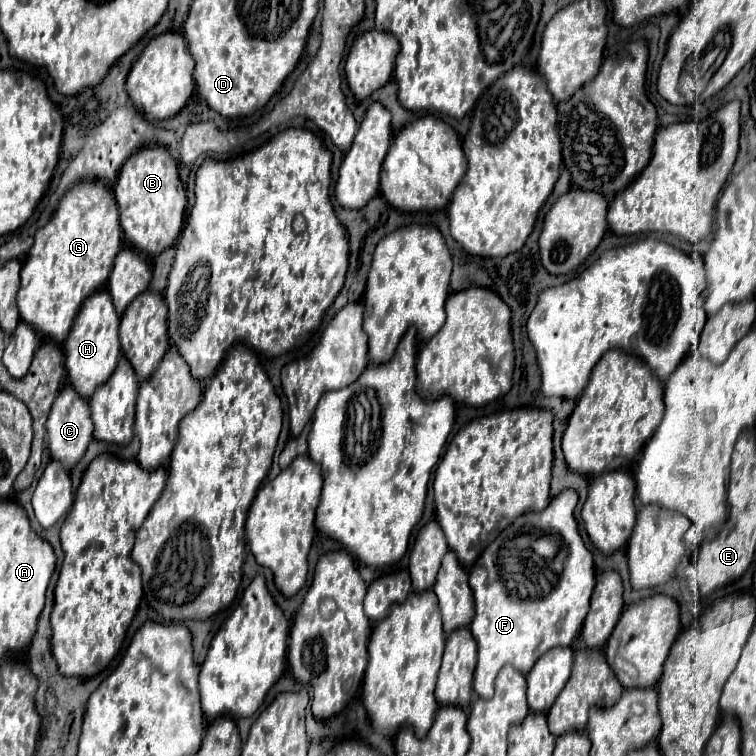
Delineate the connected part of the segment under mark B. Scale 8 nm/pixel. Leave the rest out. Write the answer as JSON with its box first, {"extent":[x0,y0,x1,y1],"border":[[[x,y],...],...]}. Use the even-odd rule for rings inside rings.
{"extent":[113,148,187,256],"border":[[[141,148],[133,154],[133,158],[121,168],[113,192],[119,206],[121,228],[137,250],[157,256],[177,240],[185,222],[187,198],[179,180],[179,166],[167,148]]]}

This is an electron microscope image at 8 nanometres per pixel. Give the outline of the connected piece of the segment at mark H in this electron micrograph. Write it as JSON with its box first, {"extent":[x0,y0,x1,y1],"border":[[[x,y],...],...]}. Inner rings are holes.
{"extent":[63,290,121,398],"border":[[[99,290],[83,302],[79,314],[75,316],[73,328],[63,344],[63,350],[65,350],[65,368],[67,368],[69,384],[77,390],[77,394],[89,398],[89,394],[93,394],[93,390],[101,382],[105,382],[105,378],[109,378],[121,356],[119,316],[113,308],[109,292]]]}

